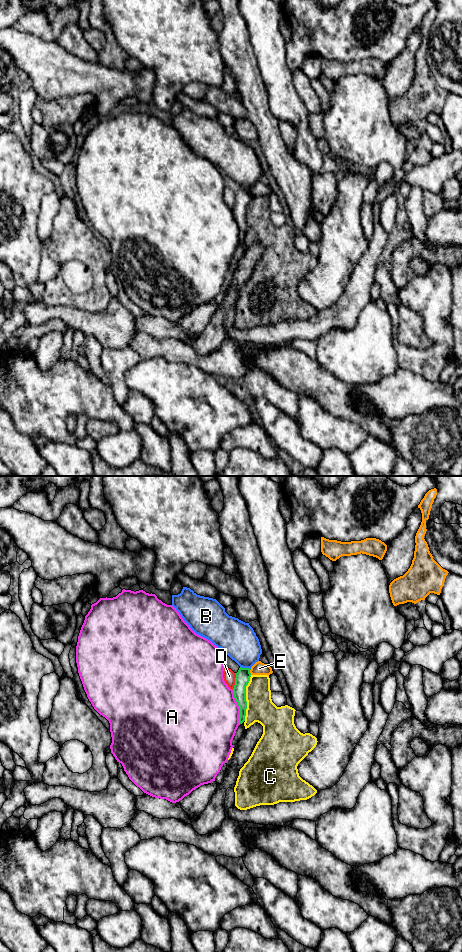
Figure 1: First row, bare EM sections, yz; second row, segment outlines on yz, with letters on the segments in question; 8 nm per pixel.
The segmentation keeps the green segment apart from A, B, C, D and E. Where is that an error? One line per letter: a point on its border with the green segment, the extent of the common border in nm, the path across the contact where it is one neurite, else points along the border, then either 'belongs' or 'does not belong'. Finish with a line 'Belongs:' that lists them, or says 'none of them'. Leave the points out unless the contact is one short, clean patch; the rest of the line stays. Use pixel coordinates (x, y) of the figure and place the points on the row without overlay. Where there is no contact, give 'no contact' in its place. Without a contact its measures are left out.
A: yz (239, 227) | 280 nm | does not belong
B: yz (245, 188) | 90 nm | along yz (240, 186), (250, 189) | does not belong
C: yz (245, 218) | 380 nm | does not belong
D: yz (235, 201) | 140 nm | does not belong
E: yz (249, 192) | 50 nm | along yz (251, 189), (250, 194) | does not belong
Belongs: none of them

